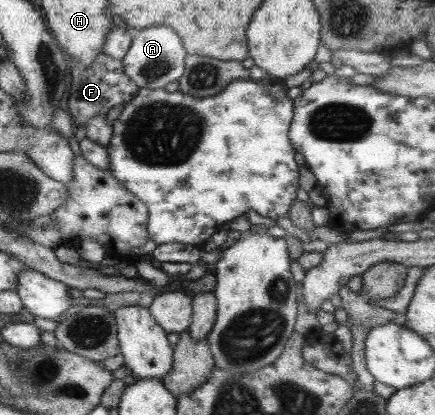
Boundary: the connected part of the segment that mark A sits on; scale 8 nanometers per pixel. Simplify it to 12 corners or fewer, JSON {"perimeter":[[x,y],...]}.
{"perimeter":[[169,27],[131,32],[121,59],[138,88],[183,73],[185,51]]}

